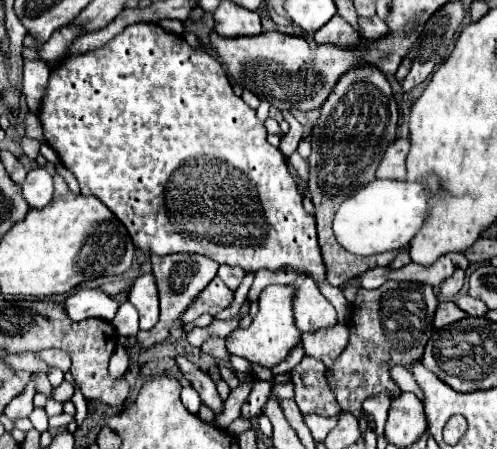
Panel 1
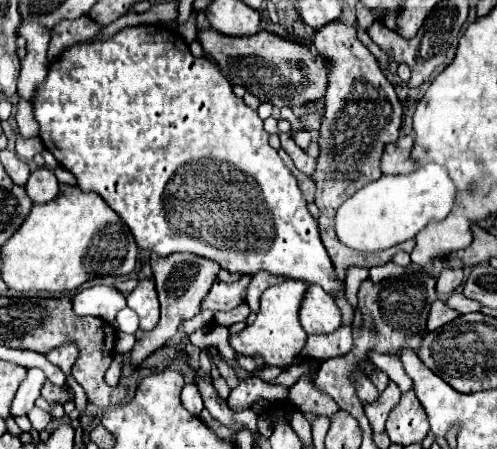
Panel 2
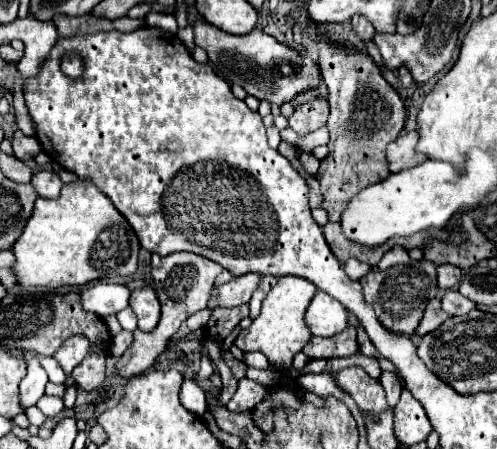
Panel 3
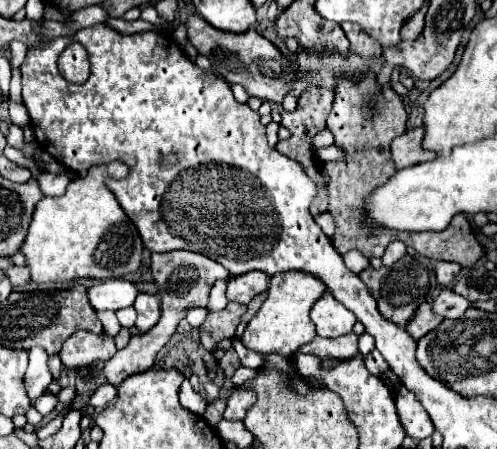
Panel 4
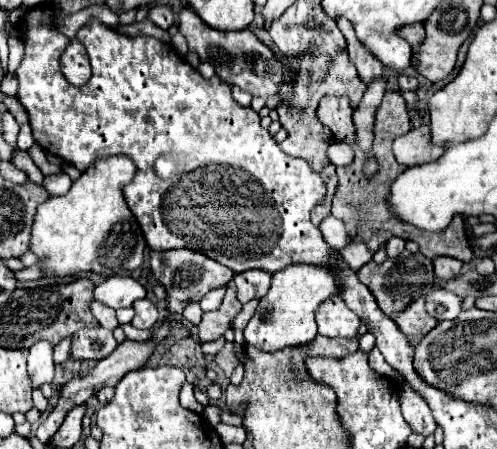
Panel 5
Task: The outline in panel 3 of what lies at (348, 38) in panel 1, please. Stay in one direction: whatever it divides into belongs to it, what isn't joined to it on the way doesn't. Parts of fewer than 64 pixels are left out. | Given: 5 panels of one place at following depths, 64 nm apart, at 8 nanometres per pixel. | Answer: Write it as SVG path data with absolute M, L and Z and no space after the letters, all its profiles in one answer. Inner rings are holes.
M320 34L318 38L318 54L320 54L320 70L324 84L328 86L328 104L330 104L330 116L326 122L326 128L330 132L328 140L328 156L320 162L318 168L318 182L322 188L322 208L328 212L328 224L322 228L324 238L334 252L334 256L344 266L348 258L356 258L360 262L366 262L370 266L378 266L382 256L392 246L402 246L406 250L412 250L422 244L424 232L414 234L410 238L396 238L386 242L378 248L360 248L356 244L350 244L340 230L340 214L344 206L366 186L384 180L388 172L386 162L386 146L398 138L400 130L404 128L406 110L396 94L396 90L382 78L380 68L374 64L374 60L356 48L344 48L342 42L334 42L330 34Z

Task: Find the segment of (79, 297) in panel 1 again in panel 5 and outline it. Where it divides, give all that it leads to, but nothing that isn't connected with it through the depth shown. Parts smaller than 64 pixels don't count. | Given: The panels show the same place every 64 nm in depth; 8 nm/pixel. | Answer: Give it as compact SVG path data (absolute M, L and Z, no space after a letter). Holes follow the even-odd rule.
M110 276L94 288L94 300L114 310L128 308L134 304L134 300L144 296L146 288L130 276Z

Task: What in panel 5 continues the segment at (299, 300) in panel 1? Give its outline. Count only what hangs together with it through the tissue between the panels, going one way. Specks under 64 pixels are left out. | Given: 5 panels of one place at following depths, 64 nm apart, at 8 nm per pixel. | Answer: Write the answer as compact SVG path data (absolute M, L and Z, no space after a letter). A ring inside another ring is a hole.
M330 296L320 308L316 308L318 334L354 338L360 326L360 318L342 302L340 296Z

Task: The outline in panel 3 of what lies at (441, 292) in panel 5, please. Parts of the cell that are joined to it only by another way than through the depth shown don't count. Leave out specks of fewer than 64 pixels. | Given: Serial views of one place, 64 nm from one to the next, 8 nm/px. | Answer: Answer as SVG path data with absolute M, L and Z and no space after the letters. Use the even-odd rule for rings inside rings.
M448 290L440 302L442 302L442 310L448 312L450 316L464 316L476 308L476 304L468 298L460 296L458 290Z

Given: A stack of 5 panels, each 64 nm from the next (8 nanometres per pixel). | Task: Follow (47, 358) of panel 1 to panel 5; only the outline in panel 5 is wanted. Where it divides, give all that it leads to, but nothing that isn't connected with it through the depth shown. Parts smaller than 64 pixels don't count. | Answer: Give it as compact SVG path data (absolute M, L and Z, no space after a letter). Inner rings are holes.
M82 328L72 334L72 360L102 360L110 356L118 342L106 328Z

